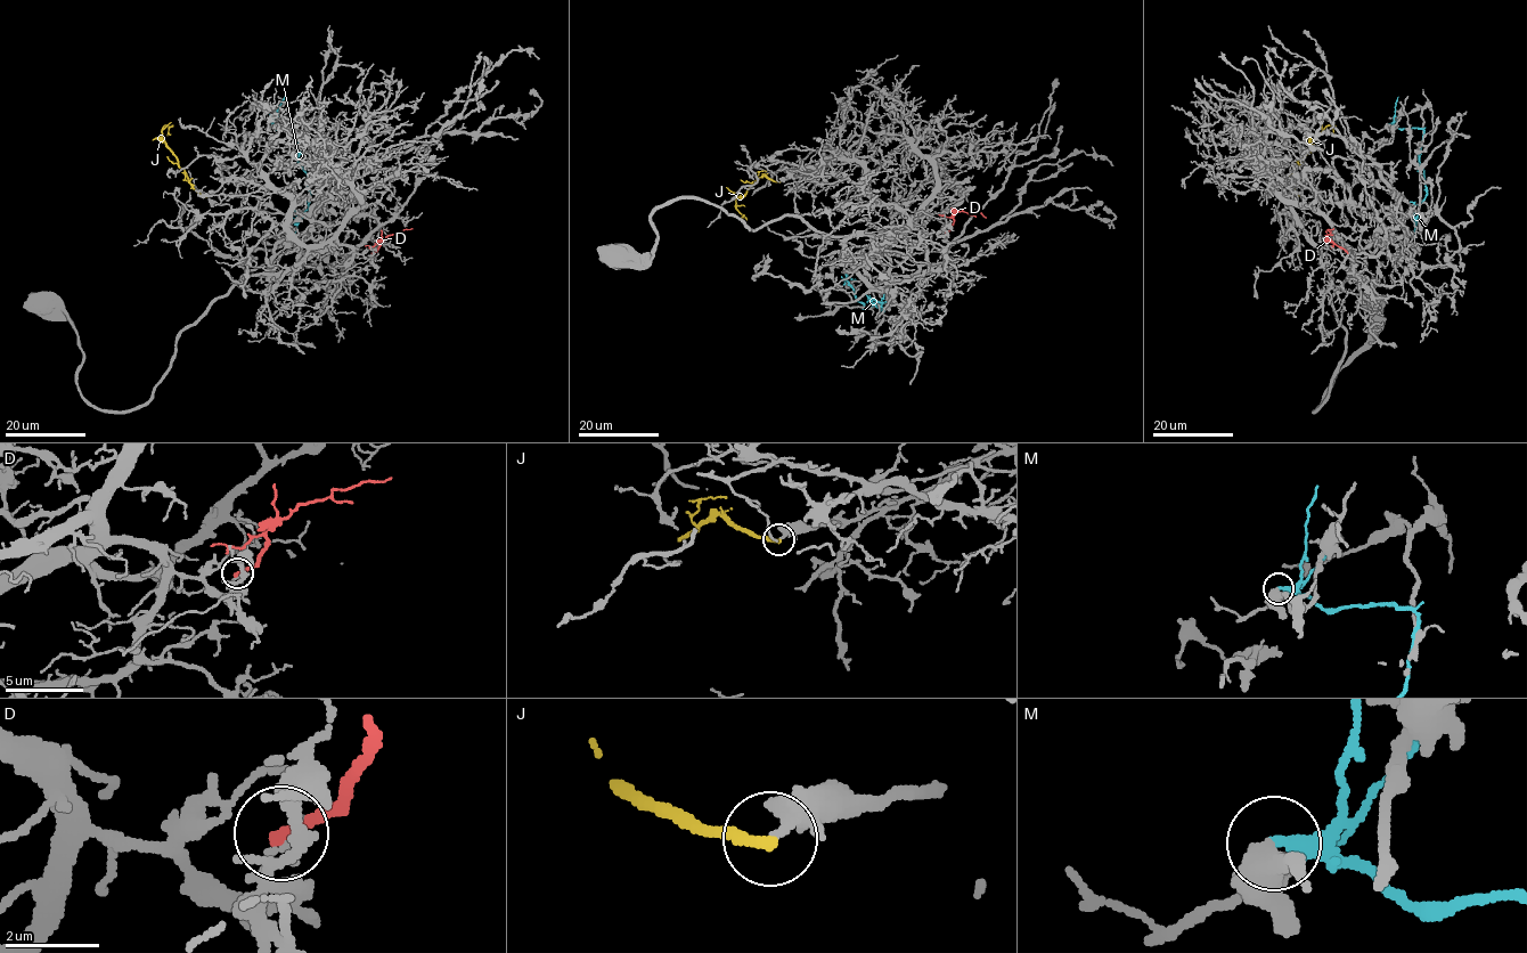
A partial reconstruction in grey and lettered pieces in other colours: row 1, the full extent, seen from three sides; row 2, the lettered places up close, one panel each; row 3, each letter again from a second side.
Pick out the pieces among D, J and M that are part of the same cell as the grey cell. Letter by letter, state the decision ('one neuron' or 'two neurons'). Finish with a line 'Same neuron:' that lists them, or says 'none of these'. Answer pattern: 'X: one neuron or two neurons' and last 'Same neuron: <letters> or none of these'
D: two neurons
J: two neurons
M: two neurons
Same neuron: none of these

